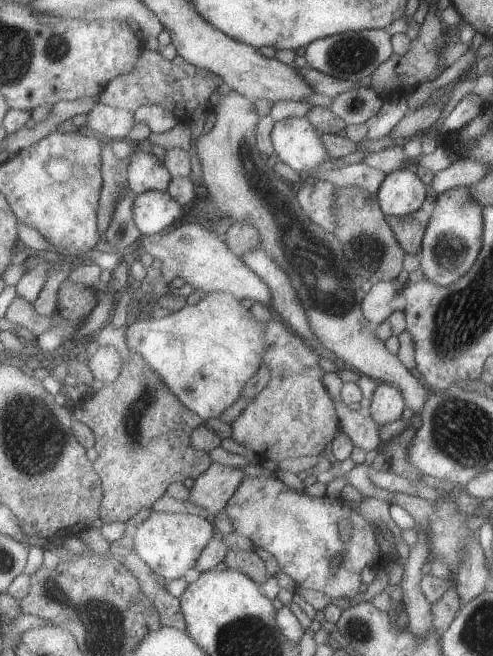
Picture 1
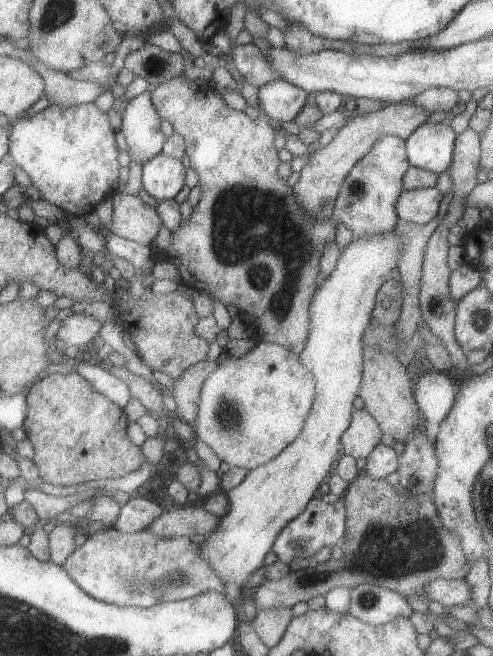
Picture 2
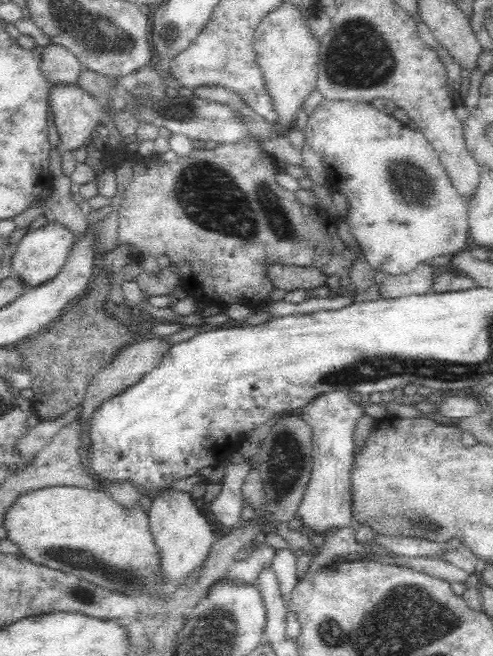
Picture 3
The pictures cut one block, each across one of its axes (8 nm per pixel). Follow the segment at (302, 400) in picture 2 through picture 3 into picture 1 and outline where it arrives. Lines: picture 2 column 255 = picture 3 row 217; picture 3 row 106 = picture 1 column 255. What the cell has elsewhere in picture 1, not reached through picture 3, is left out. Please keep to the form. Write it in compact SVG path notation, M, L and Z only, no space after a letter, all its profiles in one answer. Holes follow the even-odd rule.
M209 293L207 297L197 305L186 305L181 311L172 312L170 315L164 318L152 319L151 321L136 321L133 325L128 326L127 330L127 343L132 352L140 353L146 357L146 360L154 367L161 377L166 381L166 384L184 401L184 404L188 405L194 412L197 412L206 422L210 422L212 419L219 419L230 406L234 406L244 390L246 390L246 384L258 374L258 370L262 368L262 364L265 363L265 354L268 352L266 337L267 337L267 322L260 321L254 312L250 308L246 308L240 298L234 296L232 293Z

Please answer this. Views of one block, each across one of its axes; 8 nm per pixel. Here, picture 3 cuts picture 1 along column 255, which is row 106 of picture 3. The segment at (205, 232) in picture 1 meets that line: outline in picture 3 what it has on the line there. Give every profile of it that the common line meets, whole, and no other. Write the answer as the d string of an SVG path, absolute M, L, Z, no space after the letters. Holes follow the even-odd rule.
M285 5L266 16L256 28L255 49L265 93L271 104L273 123L284 131L294 125L296 112L316 87L318 40L310 33L308 22L300 18L294 7Z

